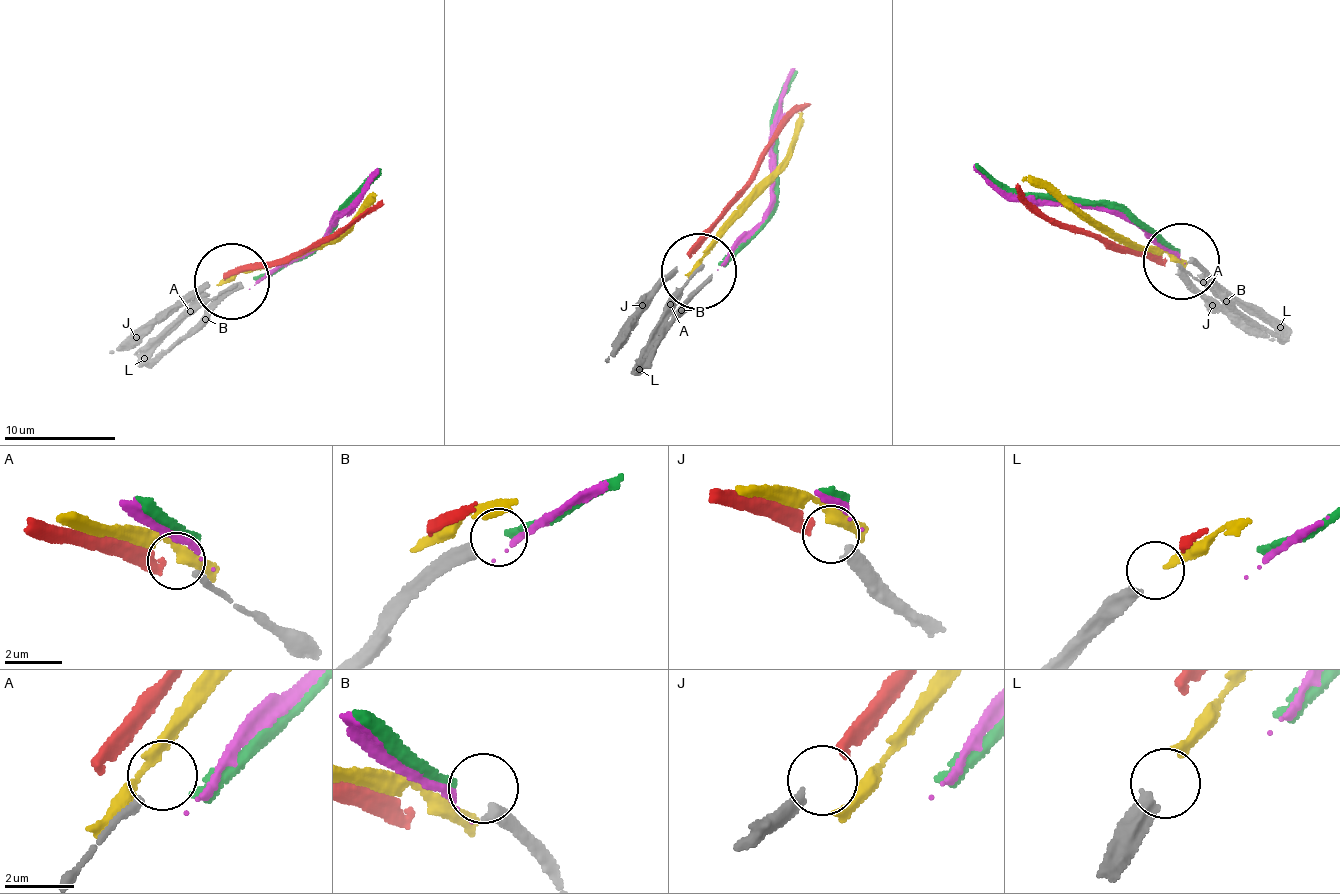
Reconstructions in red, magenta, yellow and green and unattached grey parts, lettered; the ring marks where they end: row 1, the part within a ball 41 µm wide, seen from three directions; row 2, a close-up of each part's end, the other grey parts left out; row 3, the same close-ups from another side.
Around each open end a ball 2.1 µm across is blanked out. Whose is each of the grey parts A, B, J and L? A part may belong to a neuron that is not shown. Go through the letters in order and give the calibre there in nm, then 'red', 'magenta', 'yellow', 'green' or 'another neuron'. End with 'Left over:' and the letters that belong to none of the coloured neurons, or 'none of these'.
A: 240 nm thick; another neuron
B: 400 nm thick; green
J: 400 nm thick; red
L: 380 nm thick; yellow
Left over: A

